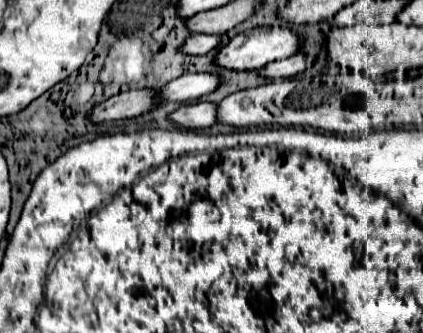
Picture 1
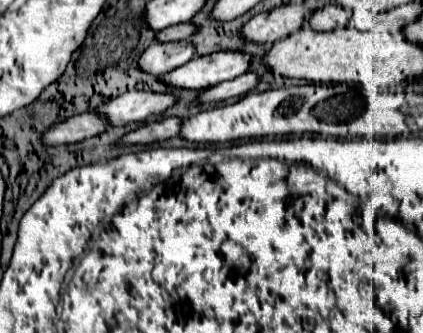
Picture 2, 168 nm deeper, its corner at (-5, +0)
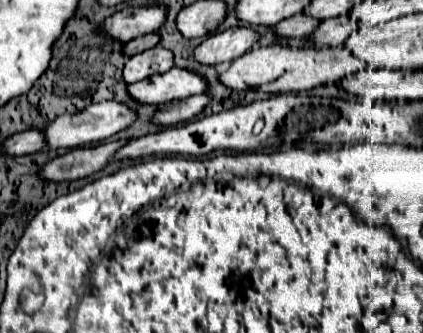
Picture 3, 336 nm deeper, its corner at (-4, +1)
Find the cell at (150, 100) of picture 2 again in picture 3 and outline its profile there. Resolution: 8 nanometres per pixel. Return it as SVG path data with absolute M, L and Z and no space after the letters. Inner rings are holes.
M107 100L107 102L91 104L91 106L87 106L81 112L63 114L63 116L55 118L51 124L47 124L43 128L43 136L45 136L45 144L47 144L49 150L57 150L57 148L77 148L77 146L85 146L85 144L95 144L95 142L107 140L113 134L125 130L133 120L135 120L135 112L133 110L129 110L125 104Z

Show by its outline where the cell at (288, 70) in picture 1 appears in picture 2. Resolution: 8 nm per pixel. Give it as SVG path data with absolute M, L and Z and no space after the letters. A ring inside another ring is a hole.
M244 73L244 75L240 75L240 77L232 79L232 81L224 81L224 83L216 85L216 87L206 89L200 101L204 101L204 103L208 103L208 101L224 101L224 99L228 99L228 97L246 95L246 93L252 91L260 81L262 81L260 75L256 75L256 73Z

